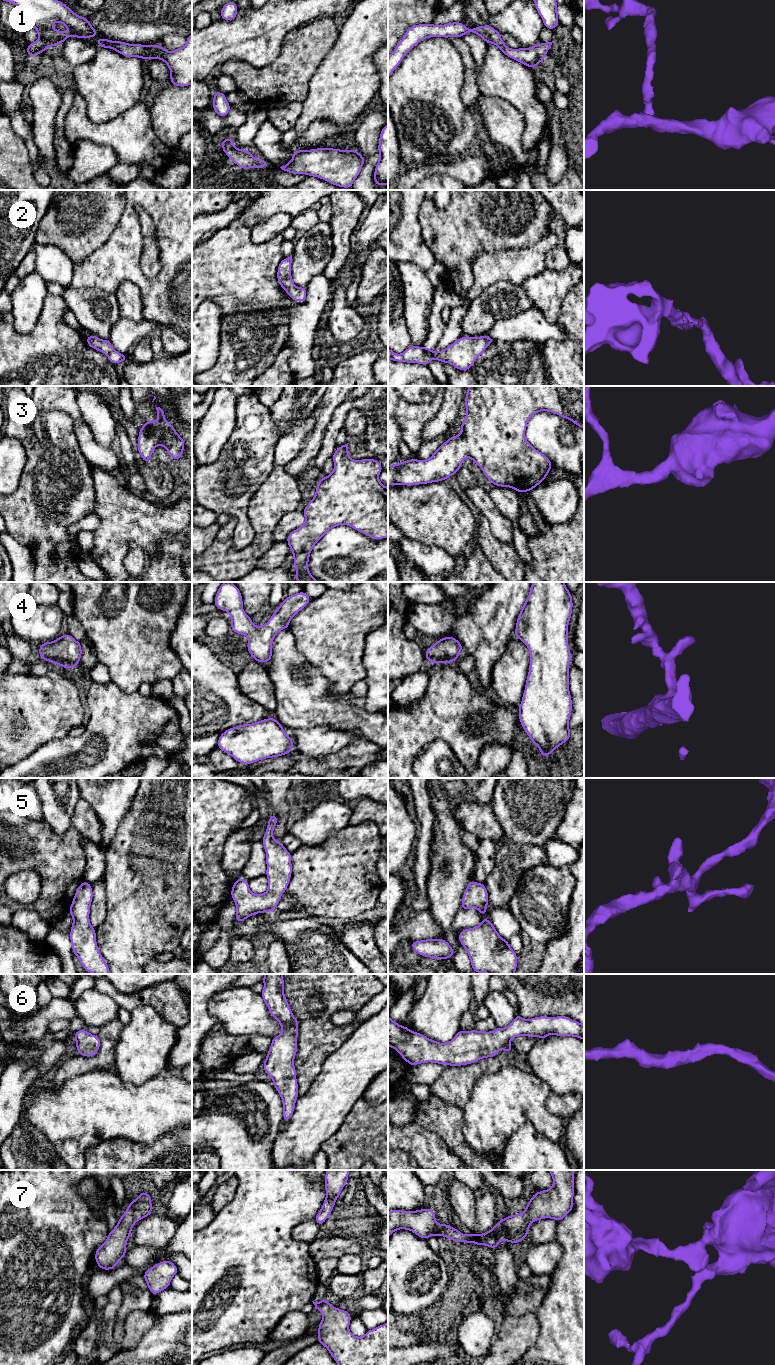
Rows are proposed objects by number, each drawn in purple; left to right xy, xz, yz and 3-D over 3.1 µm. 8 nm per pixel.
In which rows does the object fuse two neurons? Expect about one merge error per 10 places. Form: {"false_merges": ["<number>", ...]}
{"false_merges": []}

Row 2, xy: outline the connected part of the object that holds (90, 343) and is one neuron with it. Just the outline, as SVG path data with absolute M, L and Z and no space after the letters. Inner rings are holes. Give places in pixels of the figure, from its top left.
M94 335L85 337L85 339L89 347L105 354L113 365L127 360L127 356L125 354L119 353L113 348L110 340L103 340Z

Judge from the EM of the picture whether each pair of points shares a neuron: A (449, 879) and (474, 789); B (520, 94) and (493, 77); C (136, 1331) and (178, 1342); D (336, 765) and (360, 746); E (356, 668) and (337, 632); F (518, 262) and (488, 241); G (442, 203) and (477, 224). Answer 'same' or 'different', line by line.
A: same
B: same
C: different
D: same
E: same
F: different
G: different

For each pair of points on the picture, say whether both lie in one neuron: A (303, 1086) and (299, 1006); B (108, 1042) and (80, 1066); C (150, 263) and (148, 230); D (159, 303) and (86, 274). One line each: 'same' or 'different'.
A: same
B: same
C: same
D: same

